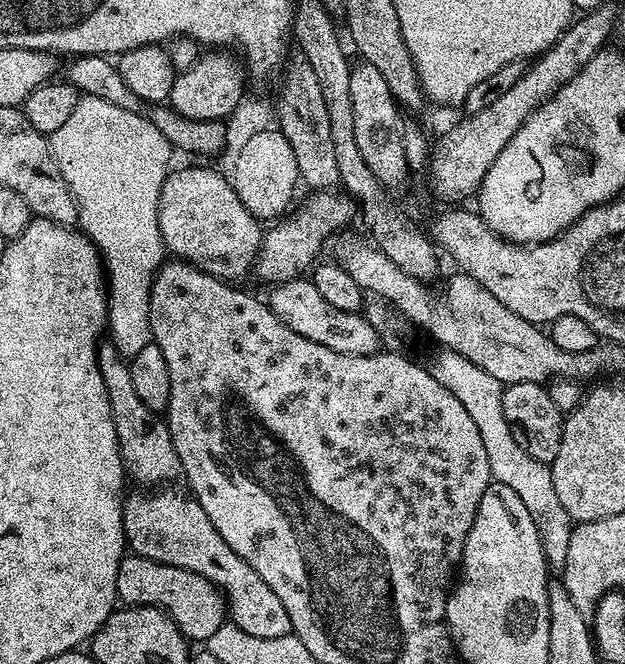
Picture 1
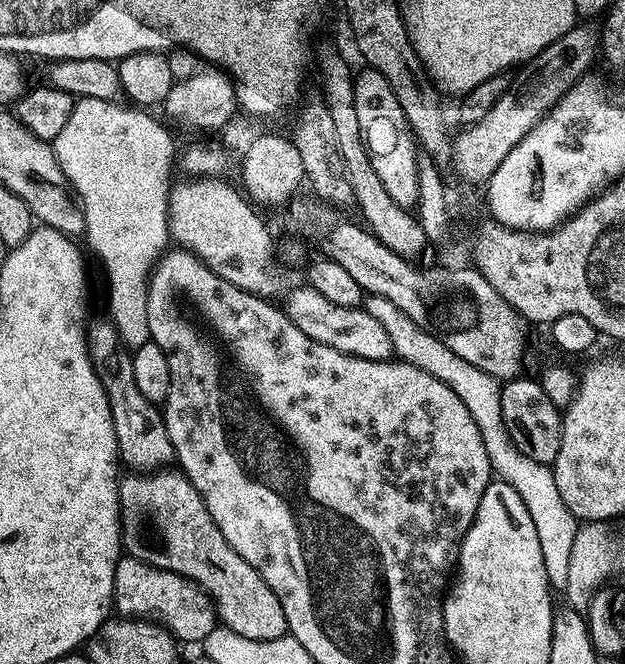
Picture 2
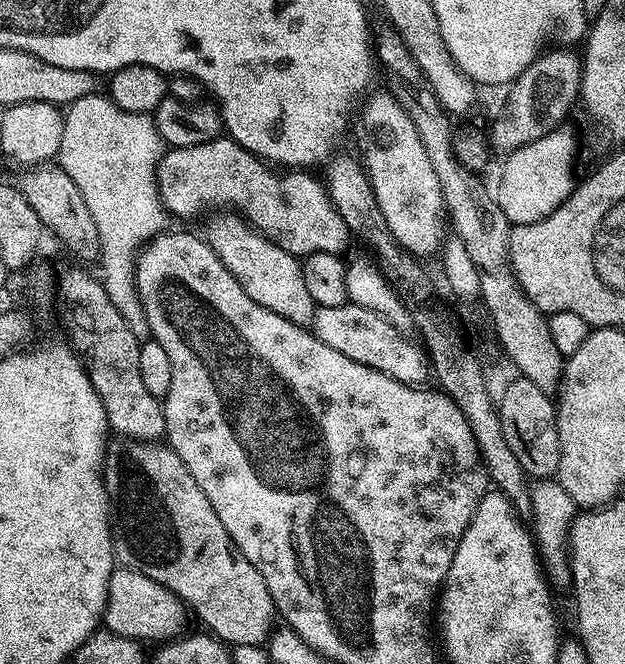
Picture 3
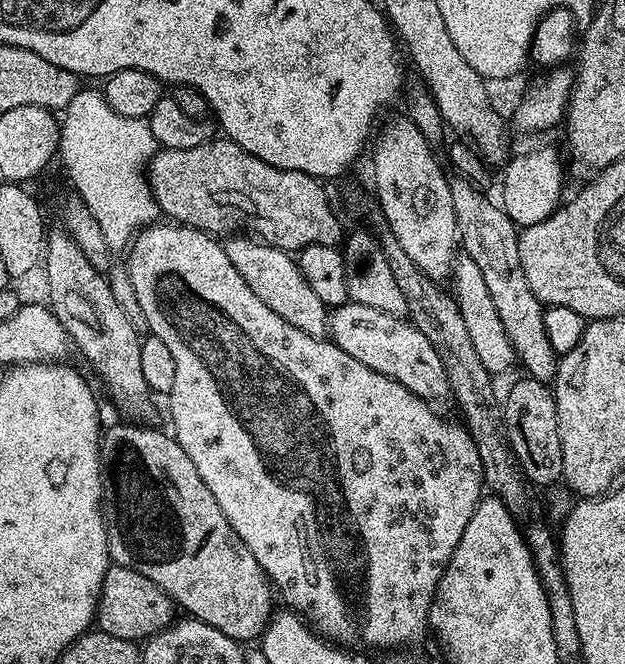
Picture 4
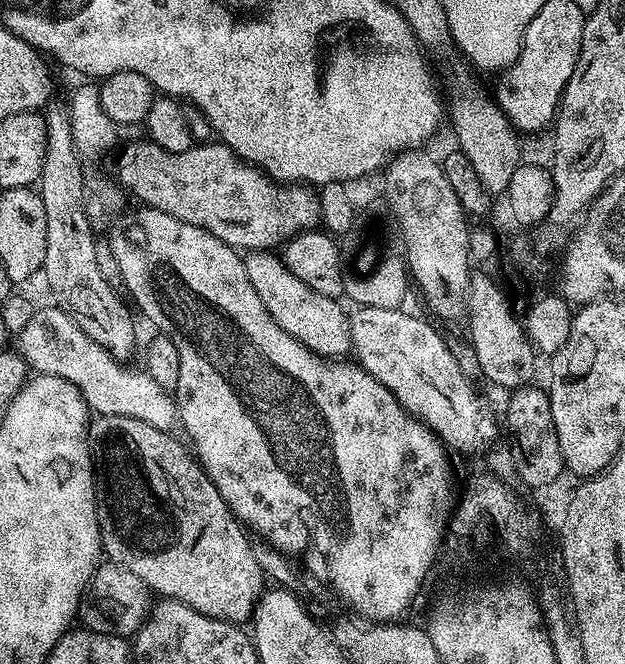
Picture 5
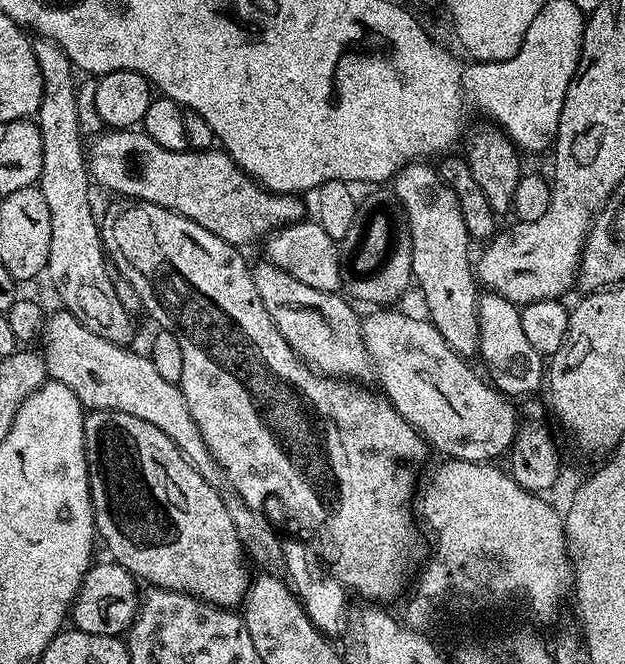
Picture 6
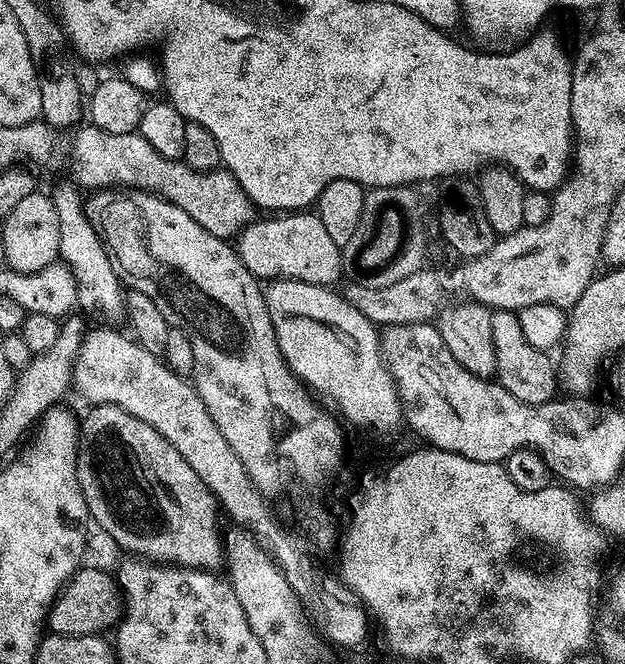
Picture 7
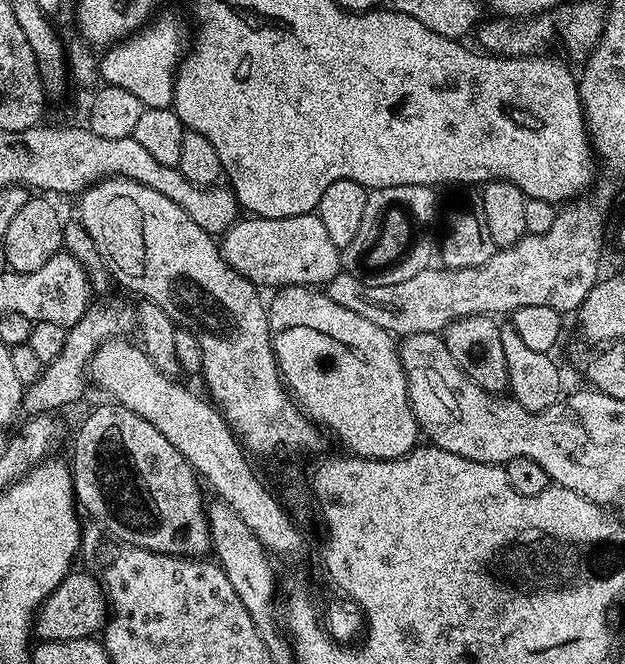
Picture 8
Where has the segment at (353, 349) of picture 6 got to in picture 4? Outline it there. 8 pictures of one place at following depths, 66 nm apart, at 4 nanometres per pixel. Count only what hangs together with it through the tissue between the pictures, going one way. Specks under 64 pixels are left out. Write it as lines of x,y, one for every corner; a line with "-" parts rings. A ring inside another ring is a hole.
248,234
236,235
229,235
223,245
226,258
234,262
234,270
238,270
242,278
246,278
246,286
250,286
250,290
254,290
258,299
266,302
266,306
270,306
270,310
274,310
278,318
286,318
290,326
311,336
323,337
328,327
329,309
322,302
322,298
318,298
314,290
310,290
310,282
306,282
300,272
299,263
289,253
272,244
265,244

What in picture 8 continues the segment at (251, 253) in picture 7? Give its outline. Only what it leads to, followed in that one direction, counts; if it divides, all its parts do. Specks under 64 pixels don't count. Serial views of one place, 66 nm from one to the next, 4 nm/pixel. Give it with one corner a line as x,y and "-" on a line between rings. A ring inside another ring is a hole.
316,214
269,220
237,219
222,237
222,251
230,267
261,289
279,290
291,284
326,286
342,270
341,249
336,248

